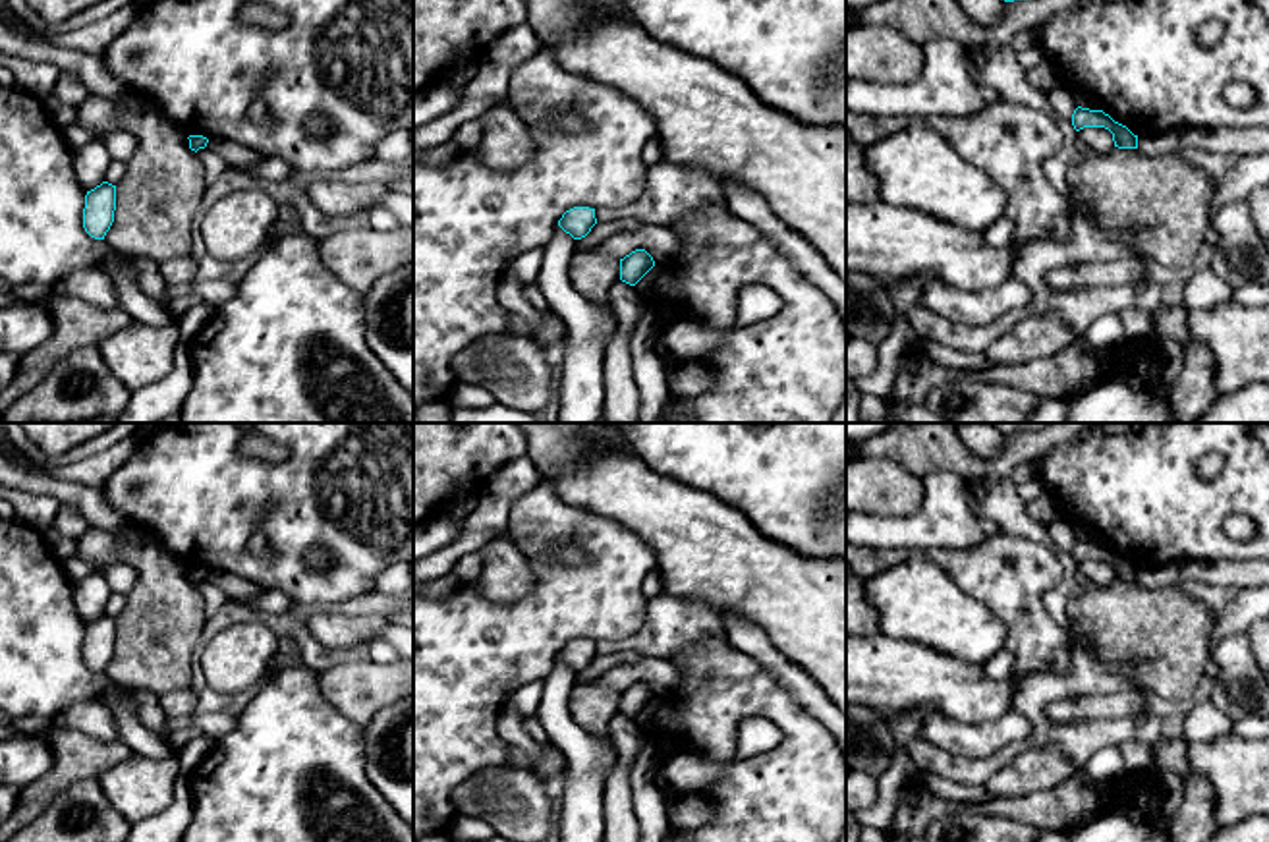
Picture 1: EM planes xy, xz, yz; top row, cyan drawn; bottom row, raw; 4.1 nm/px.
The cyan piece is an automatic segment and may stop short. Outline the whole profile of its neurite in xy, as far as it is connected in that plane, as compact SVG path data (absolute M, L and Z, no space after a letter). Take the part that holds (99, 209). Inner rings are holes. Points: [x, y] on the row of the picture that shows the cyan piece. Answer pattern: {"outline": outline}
{"outline": "M102 182L85 195L83 228L95 239L104 239L114 222L116 185Z"}

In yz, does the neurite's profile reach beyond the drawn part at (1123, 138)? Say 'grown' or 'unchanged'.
unchanged

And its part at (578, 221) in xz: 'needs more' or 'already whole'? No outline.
already whole

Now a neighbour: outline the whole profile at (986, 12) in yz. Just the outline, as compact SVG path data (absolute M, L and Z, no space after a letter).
M958 0L958 6L979 25L999 23L1004 12L1004 0Z

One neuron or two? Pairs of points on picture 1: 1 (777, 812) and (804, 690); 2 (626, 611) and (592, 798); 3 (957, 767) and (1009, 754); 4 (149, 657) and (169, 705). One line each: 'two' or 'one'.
1: two
2: two
3: one
4: two

